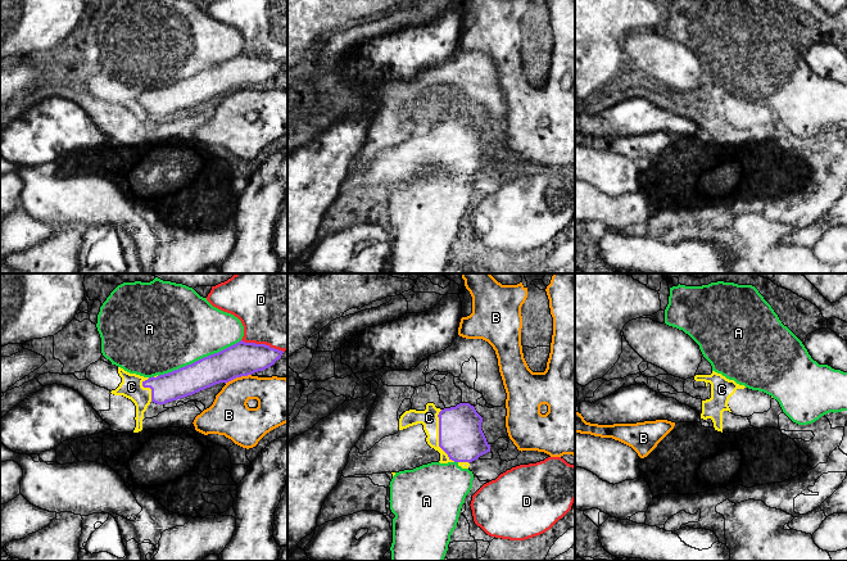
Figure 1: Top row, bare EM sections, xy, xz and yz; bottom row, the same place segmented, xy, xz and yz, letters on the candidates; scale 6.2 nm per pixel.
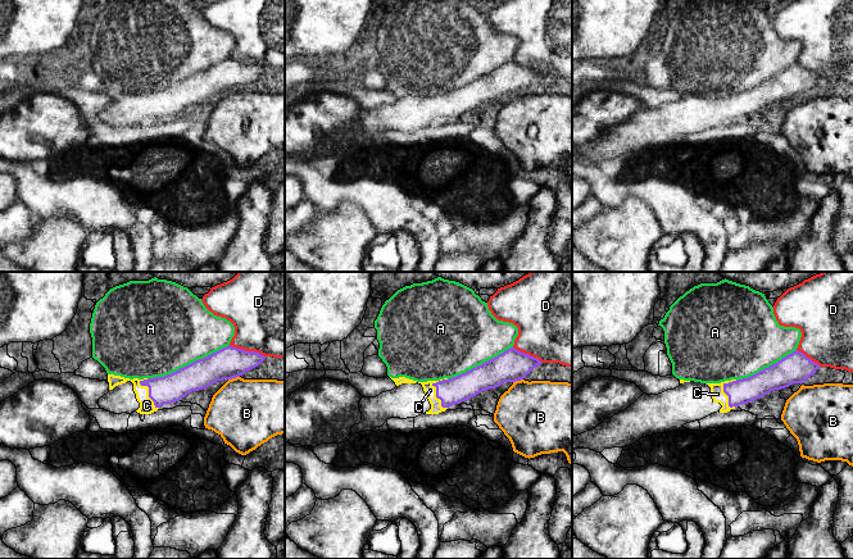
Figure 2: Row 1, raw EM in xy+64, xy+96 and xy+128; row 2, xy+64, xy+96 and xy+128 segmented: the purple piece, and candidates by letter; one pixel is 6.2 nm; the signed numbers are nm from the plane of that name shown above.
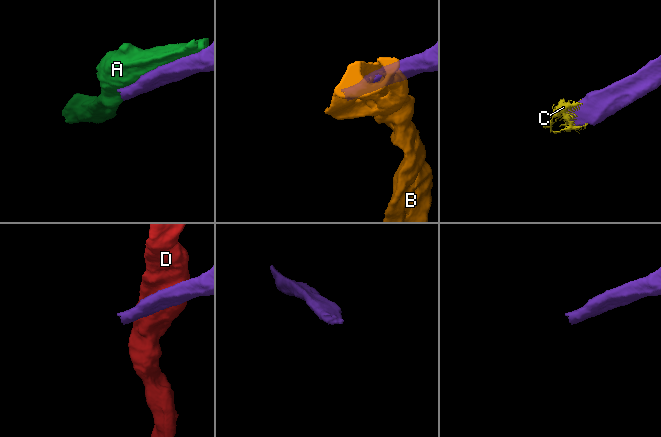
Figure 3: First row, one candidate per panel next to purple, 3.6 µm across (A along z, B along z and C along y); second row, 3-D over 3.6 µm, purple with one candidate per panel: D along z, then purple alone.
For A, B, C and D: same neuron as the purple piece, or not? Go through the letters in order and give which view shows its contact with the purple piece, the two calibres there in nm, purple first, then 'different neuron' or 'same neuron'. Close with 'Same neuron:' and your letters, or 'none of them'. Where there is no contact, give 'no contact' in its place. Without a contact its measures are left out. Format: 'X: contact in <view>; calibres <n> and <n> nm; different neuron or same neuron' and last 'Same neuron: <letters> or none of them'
A: contact in xy; calibres 200 and 480 nm; different neuron
B: contact in xy; calibres 220 and 260 nm; different neuron
C: contact in xz; calibres 280 and 110 nm; same neuron
D: contact in xy; calibres 220 and 480 nm; different neuron
Same neuron: C

